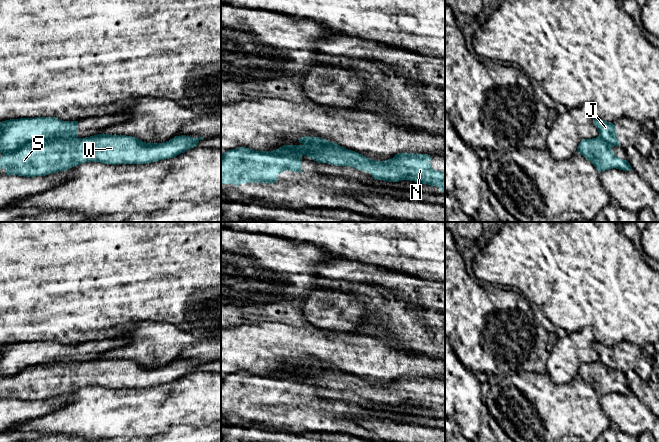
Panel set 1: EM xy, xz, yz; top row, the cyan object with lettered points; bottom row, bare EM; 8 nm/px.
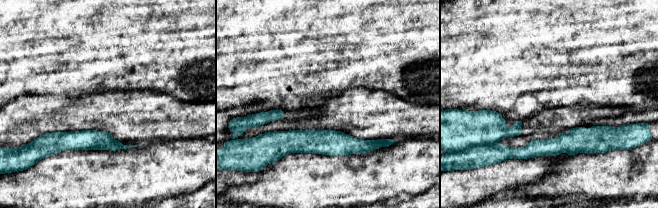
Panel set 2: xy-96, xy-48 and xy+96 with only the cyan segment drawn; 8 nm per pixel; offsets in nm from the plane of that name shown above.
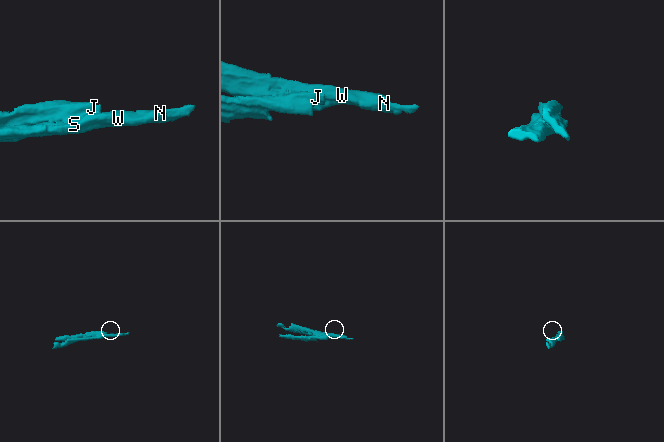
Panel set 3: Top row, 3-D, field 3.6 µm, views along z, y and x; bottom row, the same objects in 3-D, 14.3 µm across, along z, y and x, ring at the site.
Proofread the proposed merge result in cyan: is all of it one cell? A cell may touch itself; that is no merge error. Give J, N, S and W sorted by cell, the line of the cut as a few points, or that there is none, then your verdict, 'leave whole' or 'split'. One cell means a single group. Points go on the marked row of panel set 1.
J / N S W; cut in xy along (76, 137), (35, 141), (13, 151), (3, 153); split

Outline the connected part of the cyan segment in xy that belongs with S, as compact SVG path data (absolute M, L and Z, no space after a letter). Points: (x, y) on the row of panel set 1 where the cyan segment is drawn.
M97 134L85 138L54 139L27 144L0 157L6 175L45 176L85 162L146 164L176 157L204 139L175 136L163 143L146 143L126 135Z

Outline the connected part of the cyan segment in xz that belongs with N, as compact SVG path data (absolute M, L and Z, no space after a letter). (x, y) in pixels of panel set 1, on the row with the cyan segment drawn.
M301 137L300 145L283 145L271 152L306 155L318 163L349 166L369 172L375 180L399 182L410 180L438 187L445 192L445 172L432 168L428 154L399 153L385 161L377 161L319 137Z

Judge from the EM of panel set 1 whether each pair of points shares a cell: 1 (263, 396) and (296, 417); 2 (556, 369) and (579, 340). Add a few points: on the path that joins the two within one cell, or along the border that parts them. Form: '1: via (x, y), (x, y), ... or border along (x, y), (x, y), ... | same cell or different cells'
1: via (252, 405), (271, 416), (281, 417) | same cell
2: via (563, 363), (576, 347) | same cell

